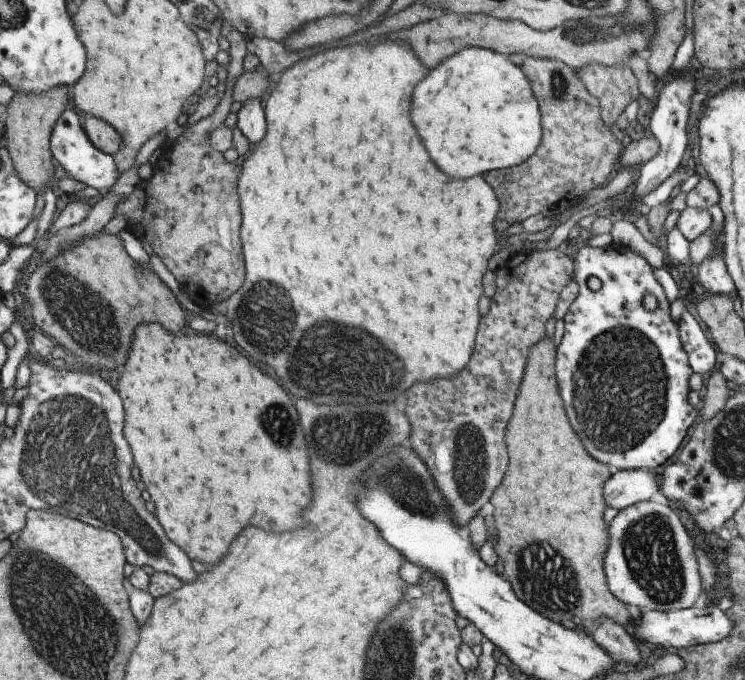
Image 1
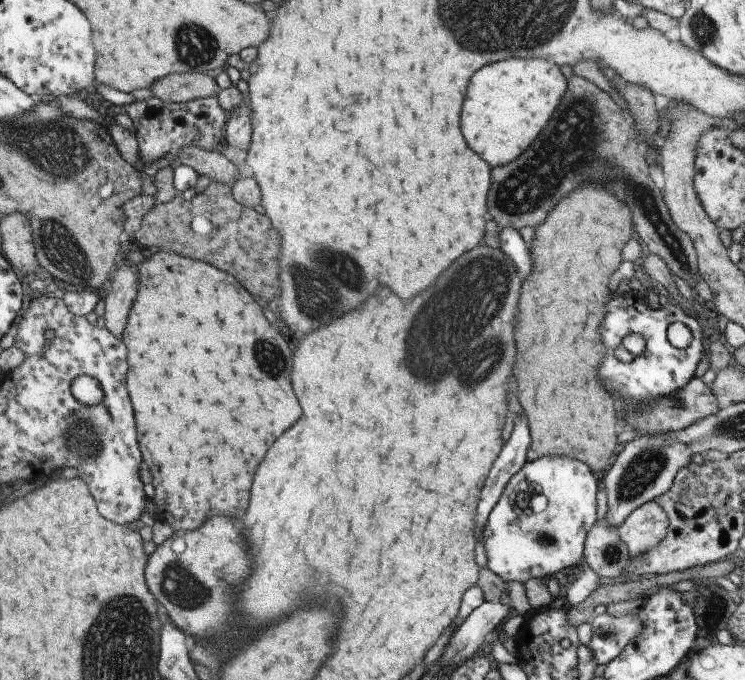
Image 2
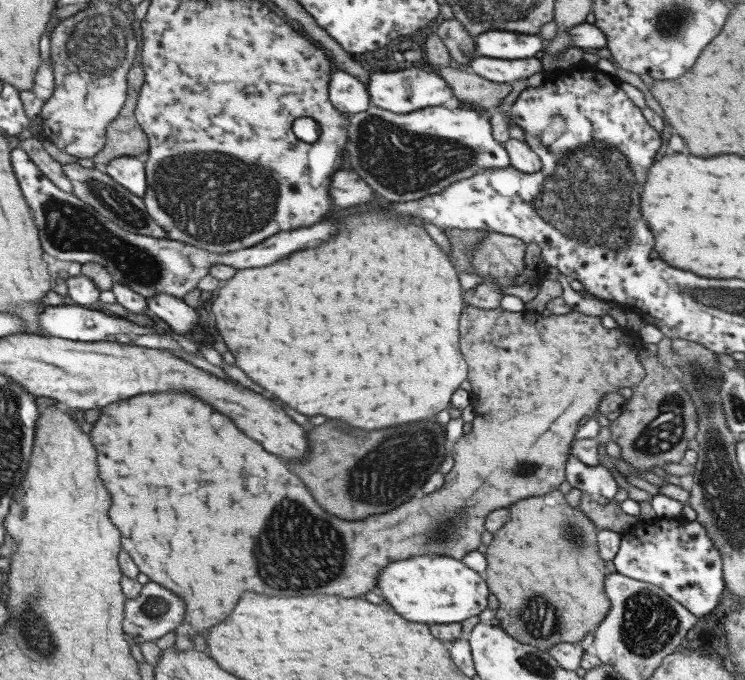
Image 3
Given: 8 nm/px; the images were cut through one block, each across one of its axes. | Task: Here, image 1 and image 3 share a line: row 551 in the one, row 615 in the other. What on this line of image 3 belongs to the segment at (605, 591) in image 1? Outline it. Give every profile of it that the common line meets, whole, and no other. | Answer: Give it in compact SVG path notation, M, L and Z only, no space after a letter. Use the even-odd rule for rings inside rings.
M558 490L542 496L528 497L507 507L509 518L493 534L489 546L483 549L486 567L482 576L491 594L495 594L499 608L496 619L510 638L535 647L548 650L559 642L579 643L587 632L603 620L609 611L610 602L604 593L604 560L597 553L597 528L579 510L568 506ZM513 546L523 546L521 554L513 556Z

